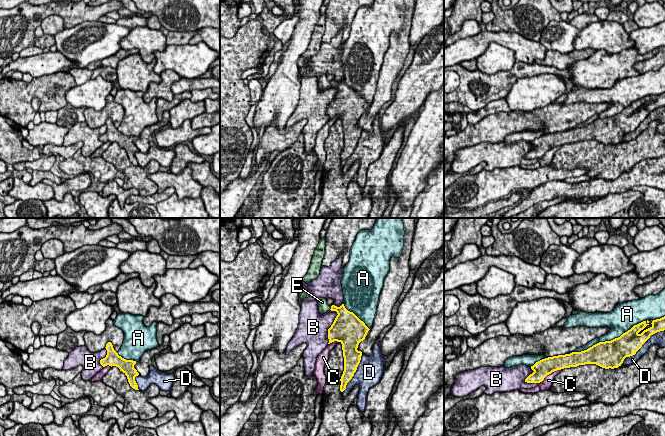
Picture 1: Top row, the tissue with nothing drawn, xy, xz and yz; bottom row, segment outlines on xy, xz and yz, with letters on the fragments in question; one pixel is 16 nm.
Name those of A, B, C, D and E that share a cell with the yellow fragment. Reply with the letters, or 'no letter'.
E

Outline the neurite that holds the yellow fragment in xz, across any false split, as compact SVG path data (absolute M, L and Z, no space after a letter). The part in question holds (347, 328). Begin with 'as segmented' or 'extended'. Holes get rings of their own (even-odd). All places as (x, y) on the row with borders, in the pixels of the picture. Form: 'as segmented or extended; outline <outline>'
extended; outline M319 298L317 302L321 315L329 310L336 311L338 314L328 329L328 344L334 341L342 344L344 371L340 379L340 391L343 392L347 383L354 376L361 360L362 352L357 350L358 345L365 339L370 329L353 312L348 311L344 304L340 307L329 306L325 298Z

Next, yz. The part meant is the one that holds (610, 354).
as segmented; outline M665 316L653 320L651 324L652 326L645 330L649 324L643 321L611 341L599 342L581 352L542 359L531 366L534 372L525 382L540 383L554 371L585 364L596 364L605 369L618 368L626 357L635 355L651 335L665 330Z

